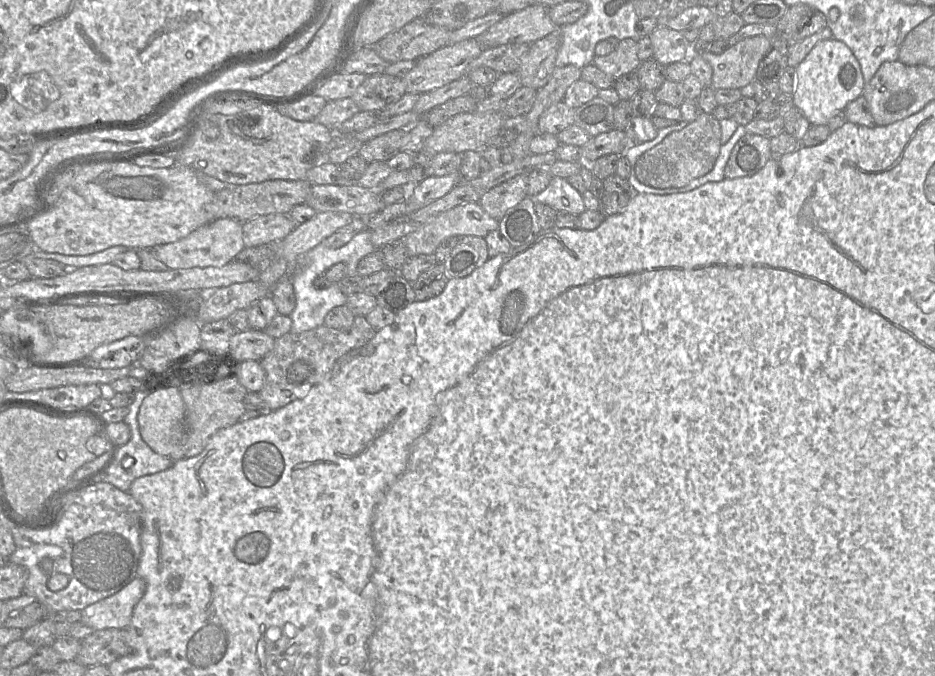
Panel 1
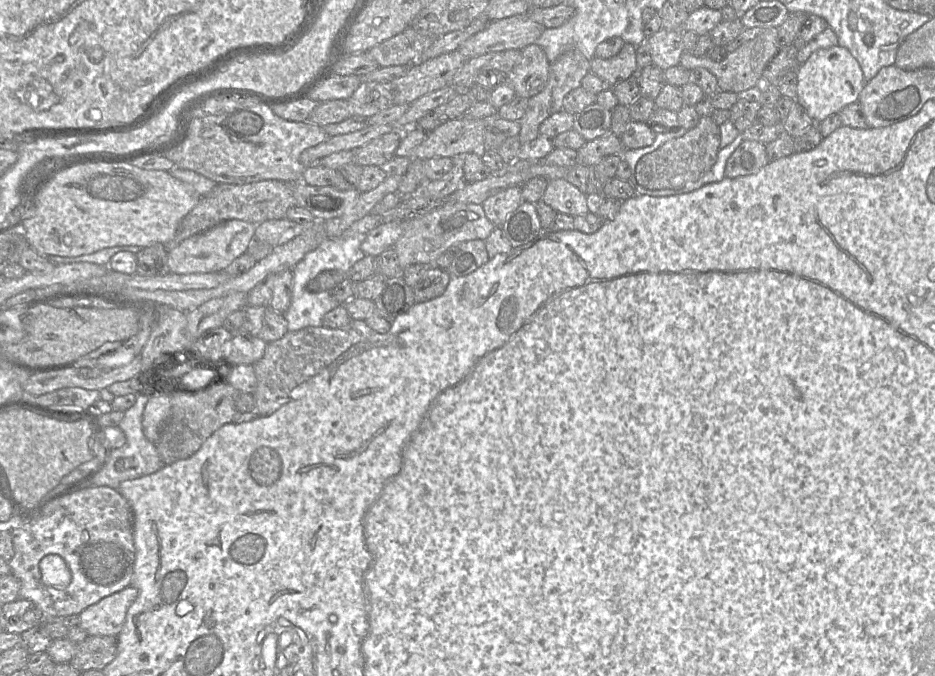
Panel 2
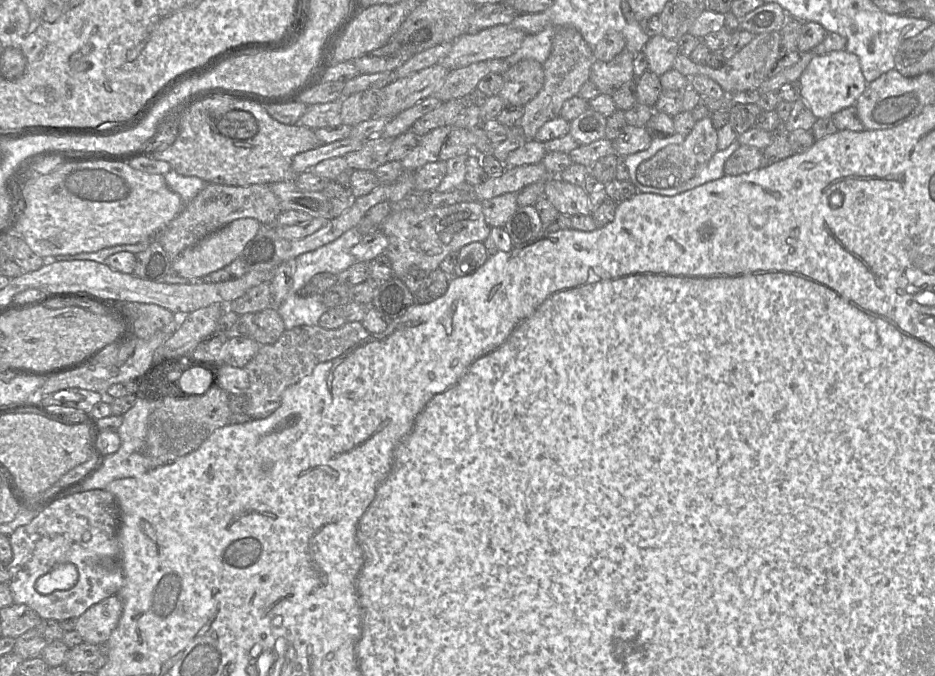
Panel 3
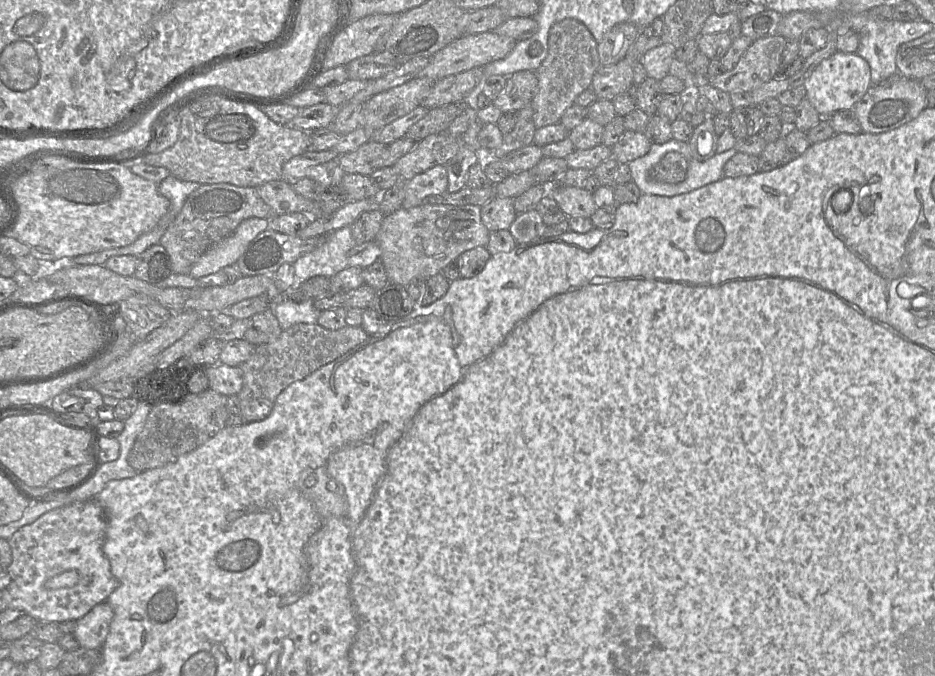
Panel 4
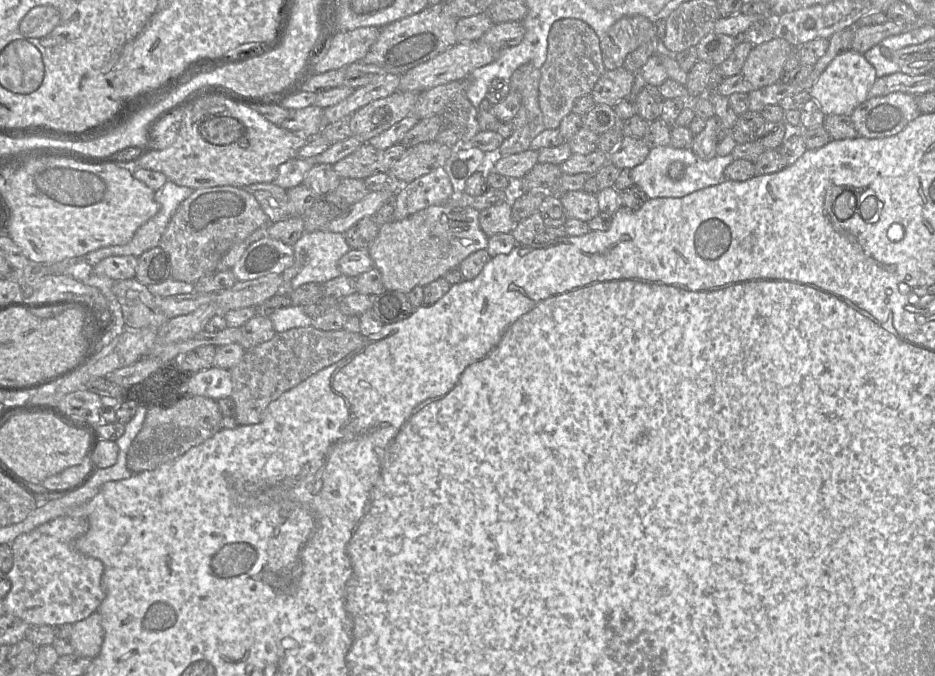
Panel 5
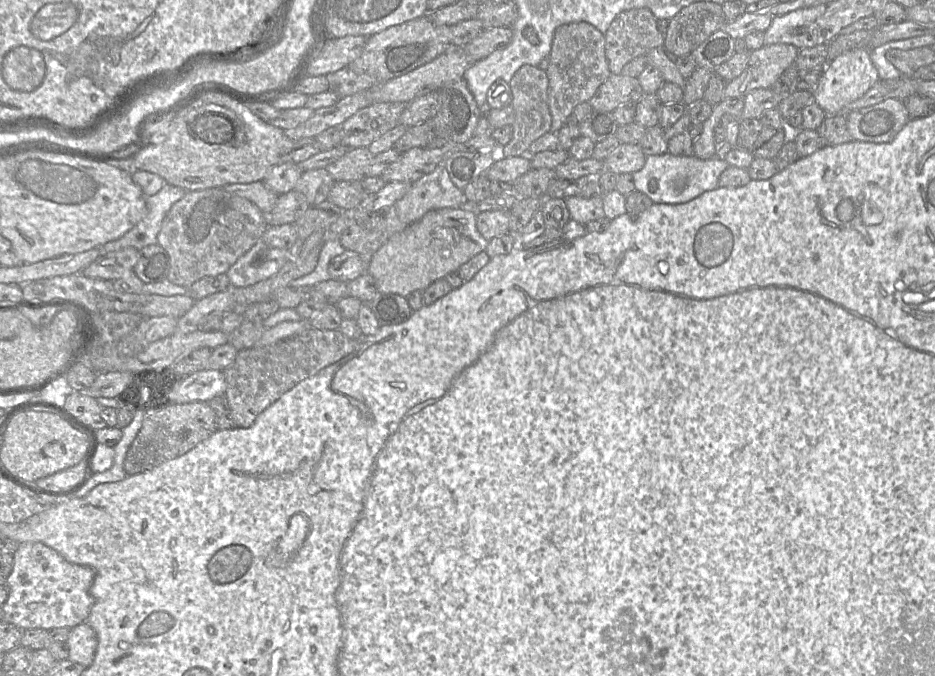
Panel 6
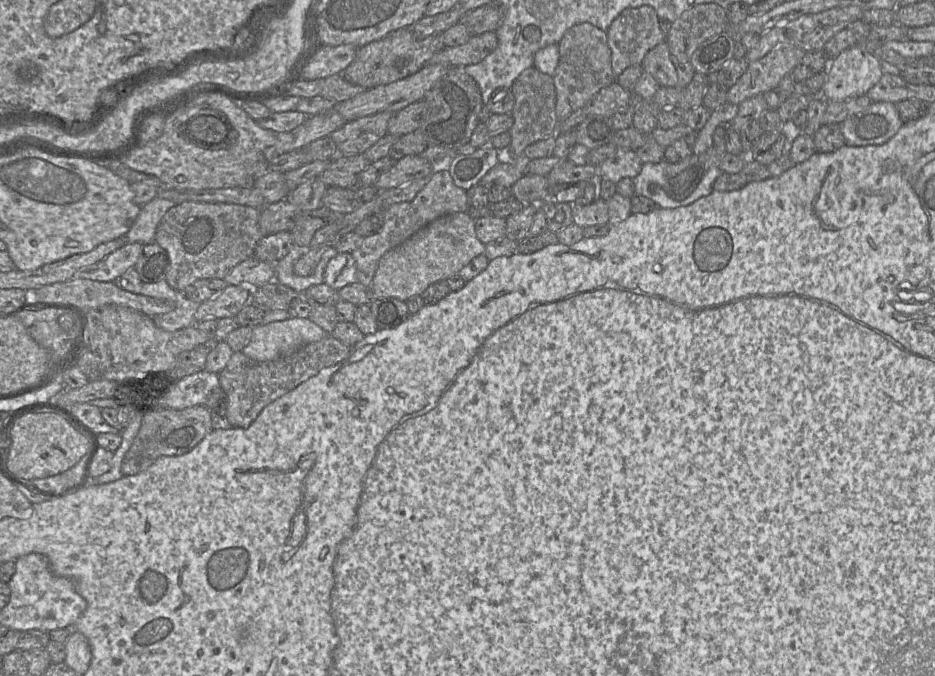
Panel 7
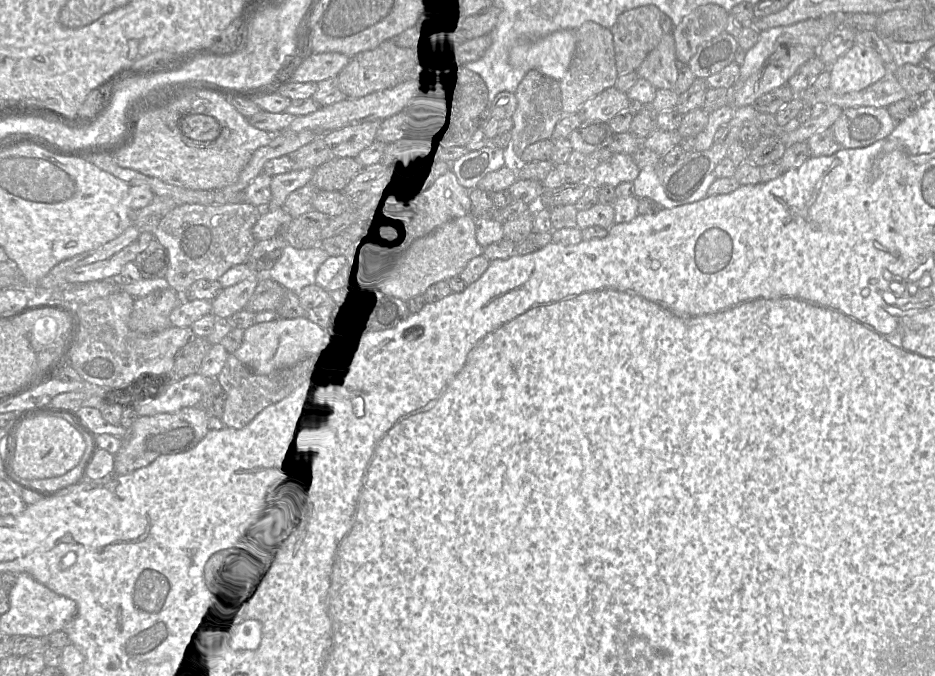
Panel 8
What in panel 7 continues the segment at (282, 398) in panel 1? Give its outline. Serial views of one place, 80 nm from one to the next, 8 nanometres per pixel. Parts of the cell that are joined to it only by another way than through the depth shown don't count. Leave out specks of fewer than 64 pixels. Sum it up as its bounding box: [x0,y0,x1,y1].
[219,334,351,428]

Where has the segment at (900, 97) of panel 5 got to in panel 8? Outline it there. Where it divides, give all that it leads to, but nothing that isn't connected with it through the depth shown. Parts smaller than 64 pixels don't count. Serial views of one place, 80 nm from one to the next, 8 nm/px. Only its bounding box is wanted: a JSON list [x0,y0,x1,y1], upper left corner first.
[831,107,895,149]

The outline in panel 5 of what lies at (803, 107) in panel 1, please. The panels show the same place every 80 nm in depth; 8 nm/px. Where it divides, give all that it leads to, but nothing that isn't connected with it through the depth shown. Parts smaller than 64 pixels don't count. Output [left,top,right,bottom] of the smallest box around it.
[809,50,877,116]

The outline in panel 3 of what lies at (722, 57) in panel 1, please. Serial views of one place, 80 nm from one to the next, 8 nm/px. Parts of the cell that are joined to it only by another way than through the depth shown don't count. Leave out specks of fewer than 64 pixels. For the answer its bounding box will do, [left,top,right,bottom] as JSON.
[673,31,781,95]

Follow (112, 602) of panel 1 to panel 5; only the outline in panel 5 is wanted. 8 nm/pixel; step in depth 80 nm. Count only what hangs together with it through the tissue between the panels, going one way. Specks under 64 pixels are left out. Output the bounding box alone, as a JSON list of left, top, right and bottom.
[70,611,104,659]

